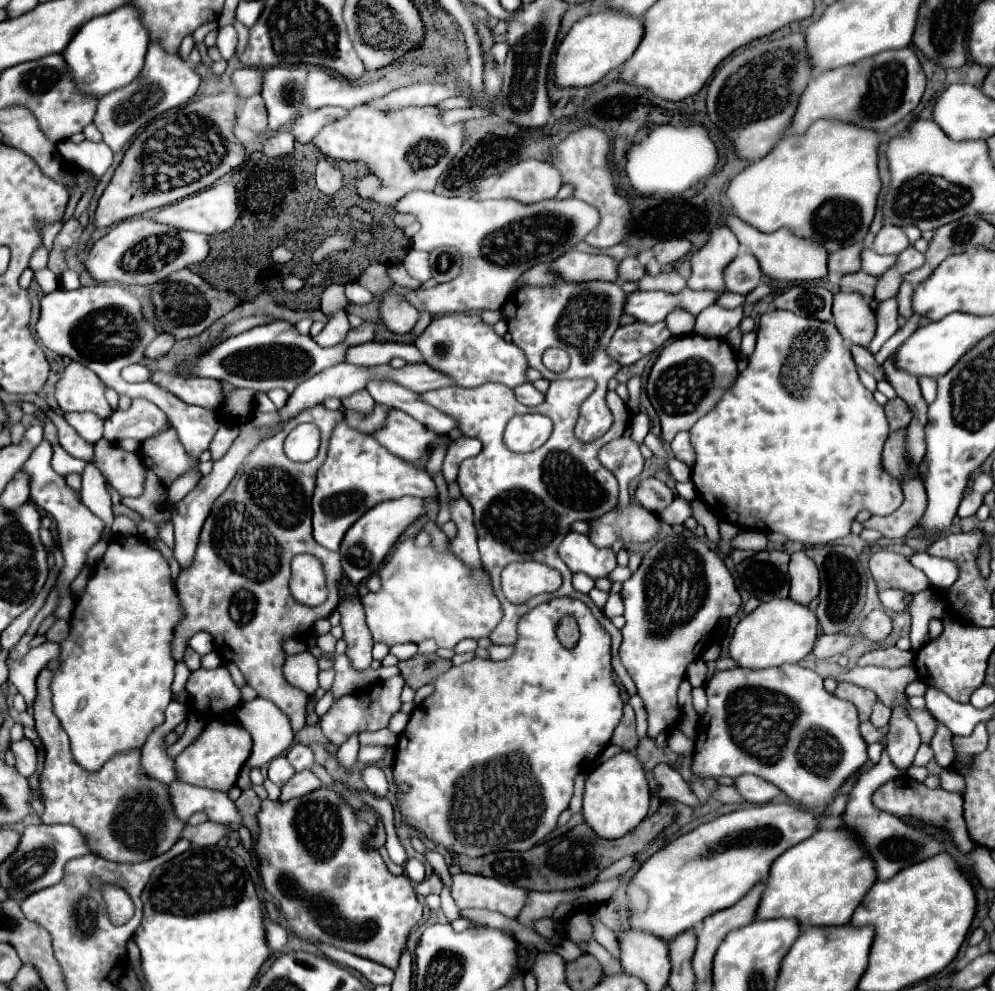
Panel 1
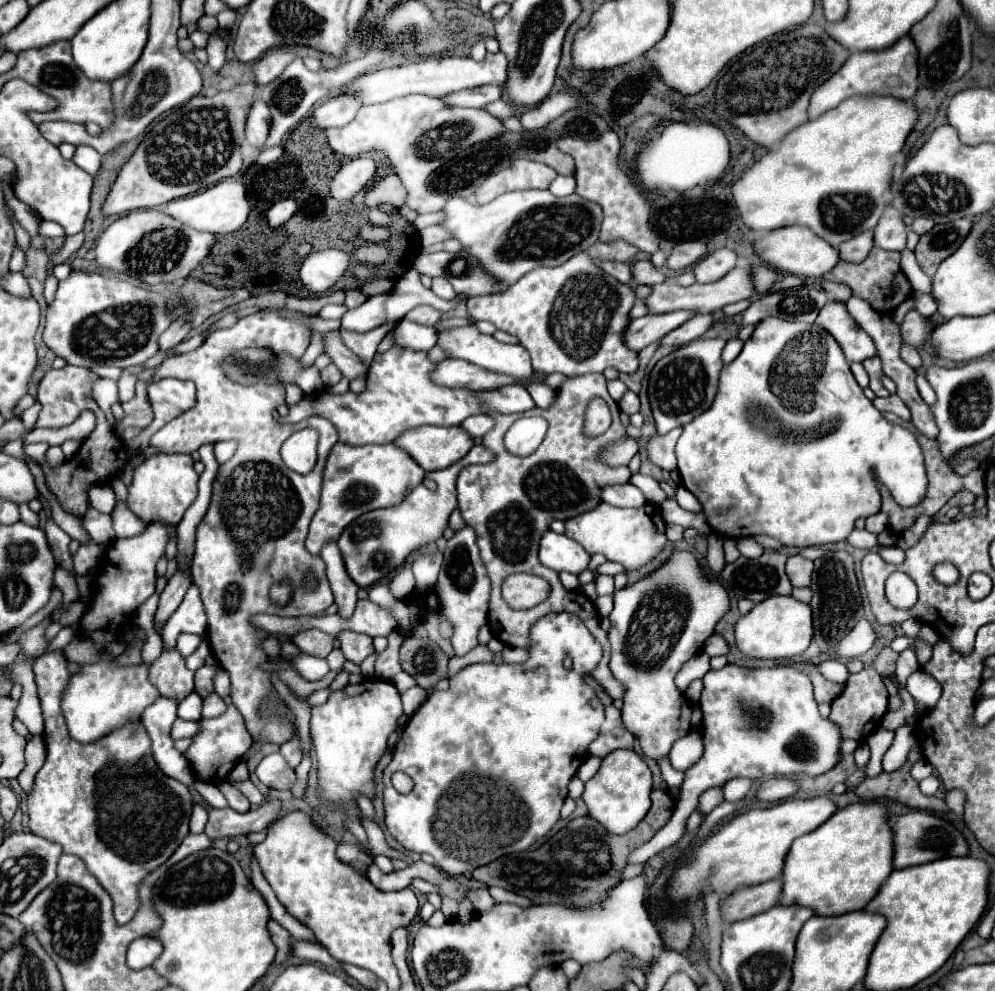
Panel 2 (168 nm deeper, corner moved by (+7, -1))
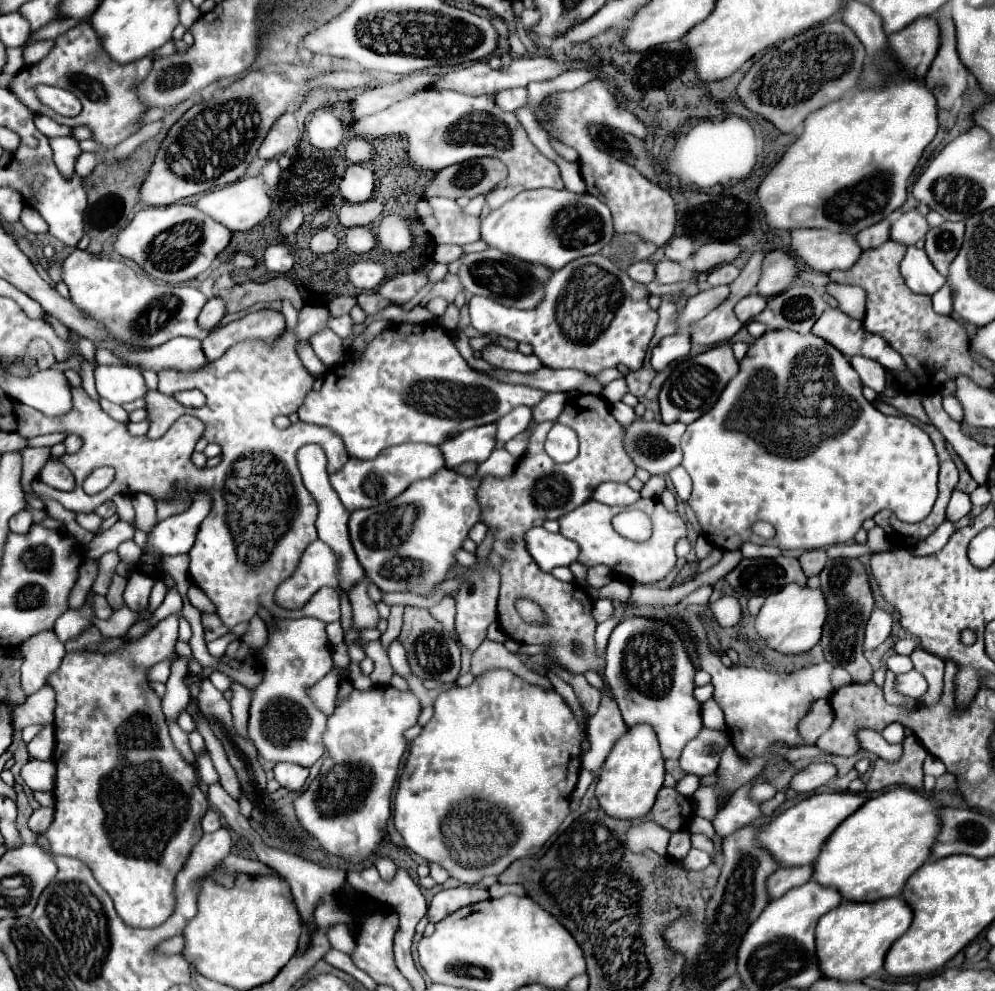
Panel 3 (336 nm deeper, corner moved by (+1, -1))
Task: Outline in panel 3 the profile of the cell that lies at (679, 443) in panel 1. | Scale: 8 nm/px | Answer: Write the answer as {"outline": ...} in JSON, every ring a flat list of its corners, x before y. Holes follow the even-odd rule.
{"outline":[[637,417,631,425,625,427,625,435,623,435,623,443,627,445,627,455,631,455,633,463,645,471,649,471,651,475,665,475,669,473,673,467,677,467,681,463,681,435,685,431,683,423,657,423,655,419,647,421,645,417]]}

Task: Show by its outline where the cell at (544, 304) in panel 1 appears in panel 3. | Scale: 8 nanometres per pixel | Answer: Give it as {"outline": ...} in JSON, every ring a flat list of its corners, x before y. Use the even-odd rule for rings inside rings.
{"outline":[[597,253,589,257,579,257,567,263,567,267,555,271,549,279,547,299,537,309,521,311,521,309,505,307,489,297,471,297,469,313,471,313,471,325,481,335,495,333,499,337,507,337,517,343,529,343,533,347,533,353,543,361,545,367,581,369,591,375,597,375,599,371,617,367,619,363,623,363,631,371,643,365,649,341,653,337,653,331,659,319,657,311,649,307,647,297,649,297,649,291,645,285,635,283,631,277,625,275,623,269,619,269,607,257]]}

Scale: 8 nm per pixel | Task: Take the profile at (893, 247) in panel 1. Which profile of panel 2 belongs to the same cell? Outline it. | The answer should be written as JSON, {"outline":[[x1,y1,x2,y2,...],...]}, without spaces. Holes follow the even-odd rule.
{"outline":[[883,217,875,227,873,241,885,251,903,251,907,241,907,227,901,219]]}

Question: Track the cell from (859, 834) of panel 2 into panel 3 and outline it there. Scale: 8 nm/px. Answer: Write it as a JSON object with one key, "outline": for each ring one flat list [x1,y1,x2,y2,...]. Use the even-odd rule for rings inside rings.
{"outline":[[895,787,869,799,833,831,821,849,823,853,813,863,813,879,825,887,839,889,851,901,877,901,901,895,907,879,931,855,931,847,941,831,941,809,927,795,907,787]]}

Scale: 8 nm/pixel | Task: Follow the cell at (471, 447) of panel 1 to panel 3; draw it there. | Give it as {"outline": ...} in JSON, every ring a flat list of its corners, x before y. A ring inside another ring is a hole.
{"outline":[[495,449,487,461,483,461,477,469,477,475,473,479,463,477,451,469,441,469,435,475,415,481,405,493,399,497,381,503,371,509,359,509,353,511,349,517,349,537,353,543,353,549,367,573,367,577,373,579,373,583,383,591,403,591,403,593,415,593,425,595,439,587,445,581,445,575,455,565,455,551,463,547,463,541,467,539,471,527,481,521,481,507,477,501,477,489,485,477,509,477,515,471,517,459,507,449]]}

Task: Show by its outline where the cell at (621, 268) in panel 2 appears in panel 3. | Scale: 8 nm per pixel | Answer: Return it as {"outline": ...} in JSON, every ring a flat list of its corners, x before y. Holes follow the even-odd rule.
{"outline":[[641,261,641,263,633,263,627,269,627,275,631,279,635,279,637,283,651,283,655,279,655,265,651,265,649,261]]}

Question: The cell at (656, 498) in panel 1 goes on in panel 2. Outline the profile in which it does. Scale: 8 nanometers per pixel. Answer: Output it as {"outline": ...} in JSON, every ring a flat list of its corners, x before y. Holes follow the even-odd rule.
{"outline":[[631,483,605,487,601,493,601,499,609,505,615,505,615,507,643,507,647,503,643,491]]}

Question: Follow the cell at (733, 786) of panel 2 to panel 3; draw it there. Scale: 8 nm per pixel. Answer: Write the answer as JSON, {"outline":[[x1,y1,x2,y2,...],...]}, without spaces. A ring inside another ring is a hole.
{"outline":[[759,783,753,791,751,791,751,795,753,795,753,799,757,799,757,801,769,801,769,799,773,799,775,797,775,787,773,785,767,785,767,783]]}

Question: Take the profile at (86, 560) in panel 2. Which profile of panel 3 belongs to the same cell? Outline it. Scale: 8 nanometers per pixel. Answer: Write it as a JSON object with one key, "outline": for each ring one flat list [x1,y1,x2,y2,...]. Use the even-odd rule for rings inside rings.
{"outline":[[88,594,87,599,91,601,97,618,103,620,110,618,113,609,110,607,105,597,97,594]]}

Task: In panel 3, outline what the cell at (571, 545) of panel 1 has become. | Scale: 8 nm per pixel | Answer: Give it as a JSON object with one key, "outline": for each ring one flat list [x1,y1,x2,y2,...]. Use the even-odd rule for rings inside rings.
{"outline":[[533,527,523,539,527,543,529,555,543,571,551,571,559,565,571,565,577,561,579,547,565,539,561,533,549,533,543,527]]}

